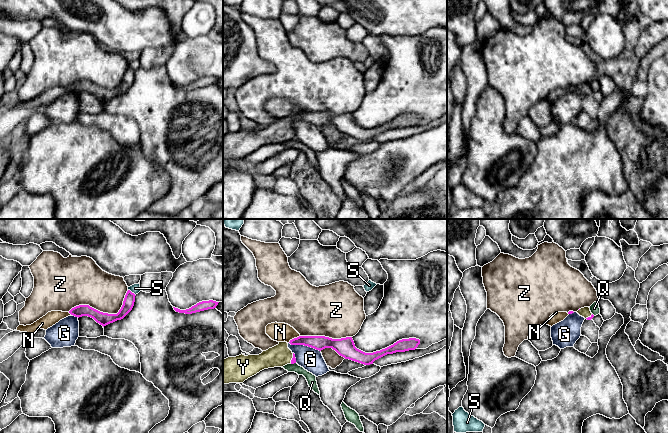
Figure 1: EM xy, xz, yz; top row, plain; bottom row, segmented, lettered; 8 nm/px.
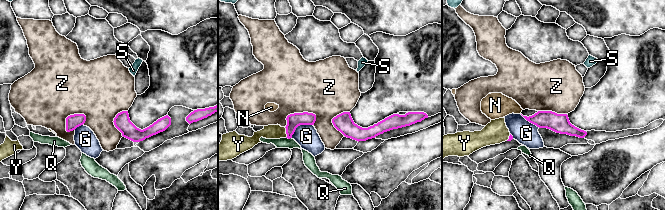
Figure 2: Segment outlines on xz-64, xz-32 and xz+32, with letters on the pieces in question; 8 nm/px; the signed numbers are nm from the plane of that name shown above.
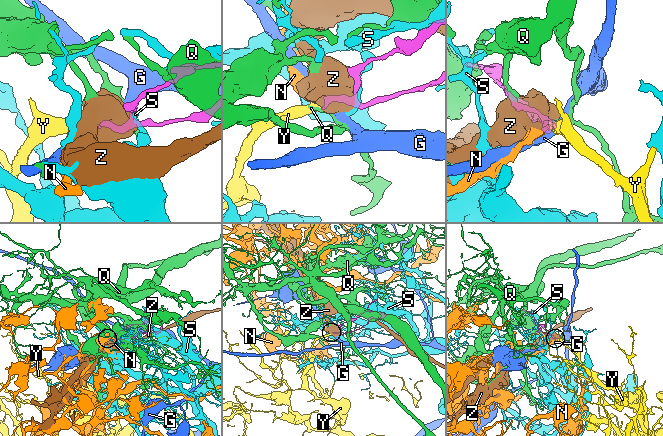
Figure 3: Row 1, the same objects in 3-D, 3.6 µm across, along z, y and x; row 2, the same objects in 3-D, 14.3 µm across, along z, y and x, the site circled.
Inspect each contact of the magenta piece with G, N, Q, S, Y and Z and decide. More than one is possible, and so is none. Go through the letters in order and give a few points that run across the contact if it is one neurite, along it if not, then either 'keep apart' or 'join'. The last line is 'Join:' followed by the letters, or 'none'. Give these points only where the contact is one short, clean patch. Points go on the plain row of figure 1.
G: line xz (289, 118), (291, 120), (307, 121), (320, 127); keep apart
N: line xz (299, 111), (288, 118); keep apart
Q: keep apart
S: keep apart
Y: line xz (293, 136), (292, 134), (280, 131); join
Z: keep apart
Join: Y

